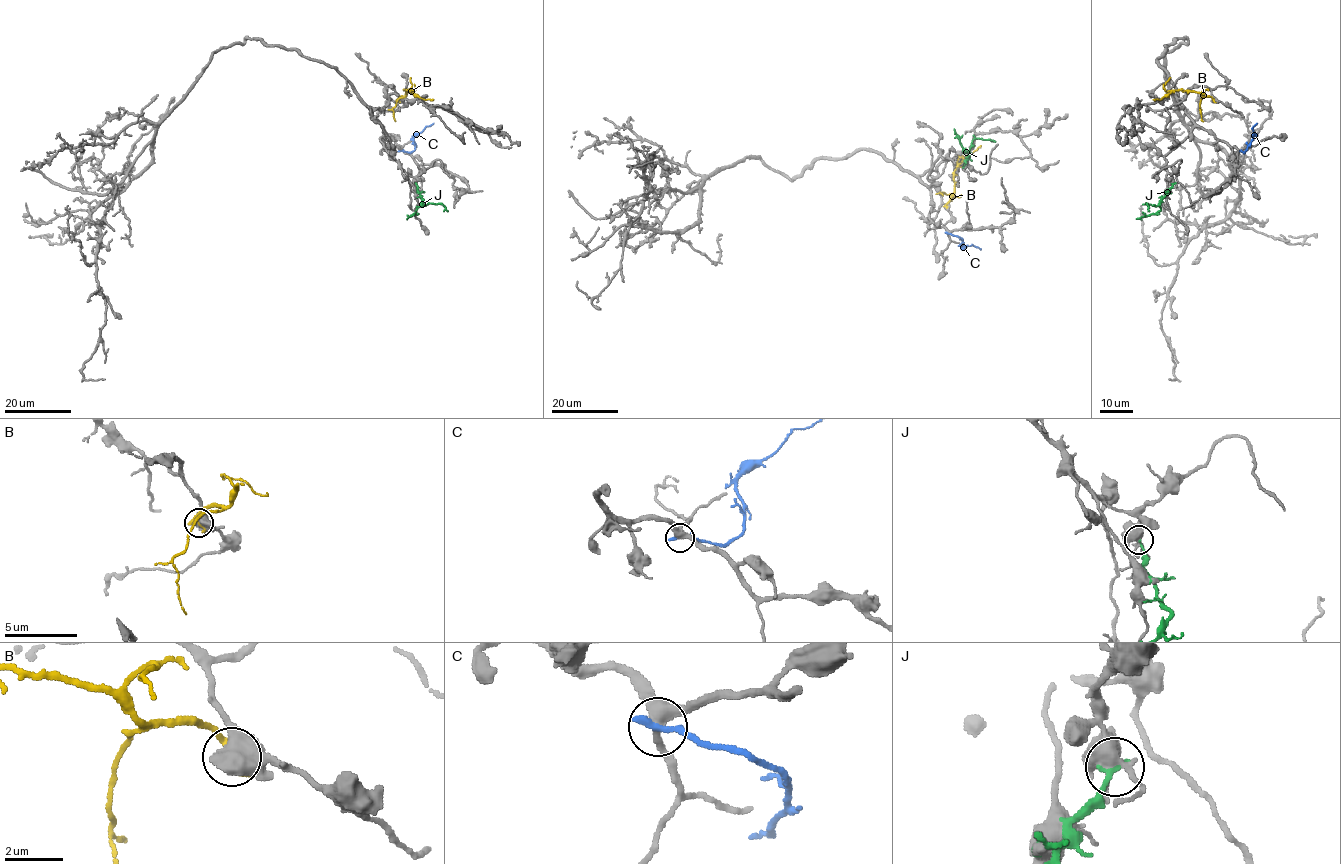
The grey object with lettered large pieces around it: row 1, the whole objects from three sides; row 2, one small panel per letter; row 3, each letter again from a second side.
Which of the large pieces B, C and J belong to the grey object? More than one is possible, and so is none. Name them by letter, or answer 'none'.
none

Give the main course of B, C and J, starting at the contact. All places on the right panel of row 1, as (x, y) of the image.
B: (1214, 100), (1199, 92), (1179, 90), (1153, 99)
C: (1241, 151), (1247, 149), (1253, 137), (1253, 127), (1257, 123)
J: (1174, 183), (1157, 205), (1145, 203), (1149, 211)

